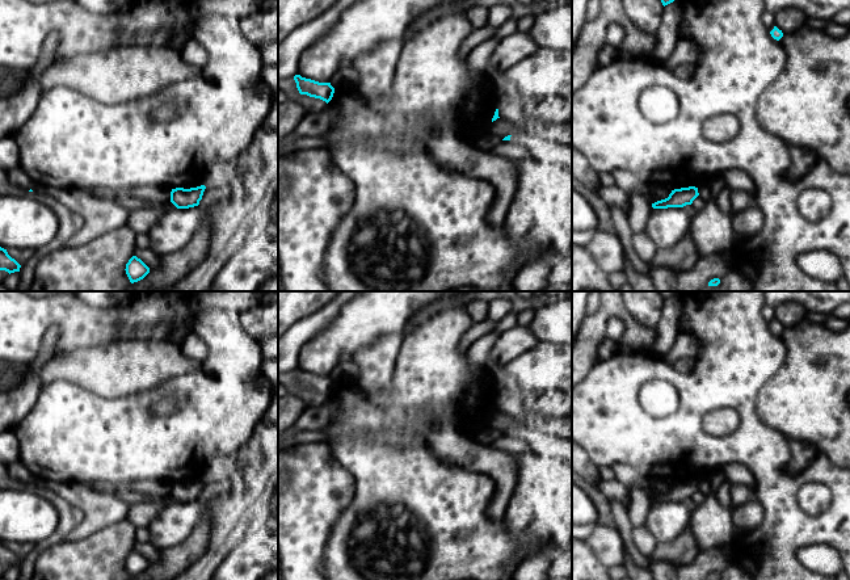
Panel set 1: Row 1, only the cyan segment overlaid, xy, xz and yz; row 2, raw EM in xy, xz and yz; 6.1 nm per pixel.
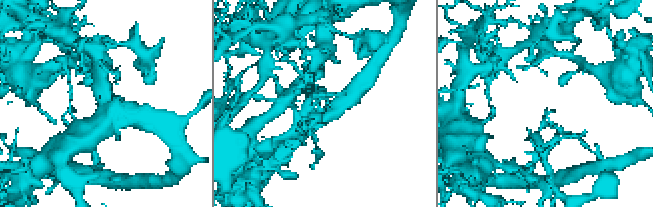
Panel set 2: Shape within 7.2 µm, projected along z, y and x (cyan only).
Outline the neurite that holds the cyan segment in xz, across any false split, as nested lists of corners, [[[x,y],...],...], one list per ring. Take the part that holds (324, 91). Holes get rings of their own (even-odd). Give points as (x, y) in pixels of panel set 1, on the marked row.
[[[295,75],[294,80],[300,94],[307,94],[310,97],[320,98],[327,104],[332,100],[334,88],[331,83],[319,83],[311,79]]]

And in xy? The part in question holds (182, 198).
[[[205,185],[190,189],[184,189],[184,188],[172,189],[171,202],[177,209],[189,209],[198,206],[199,201],[202,199],[205,189],[206,189]]]

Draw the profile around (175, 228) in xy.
[[[199,206],[164,211],[157,223],[148,231],[151,249],[160,257],[184,248],[205,219]]]

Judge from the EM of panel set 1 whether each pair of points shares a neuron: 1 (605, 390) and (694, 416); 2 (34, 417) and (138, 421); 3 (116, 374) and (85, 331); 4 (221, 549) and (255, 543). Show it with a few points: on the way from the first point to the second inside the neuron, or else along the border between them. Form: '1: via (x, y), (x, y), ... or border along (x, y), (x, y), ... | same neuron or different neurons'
1: via (627, 412), (640, 425), (672, 425) | same neuron
2: via (60, 421), (112, 421) | same neuron
3: border along (125, 339), (79, 347), (66, 356) | different neurons
4: border along (228, 553), (218, 566) | different neurons

